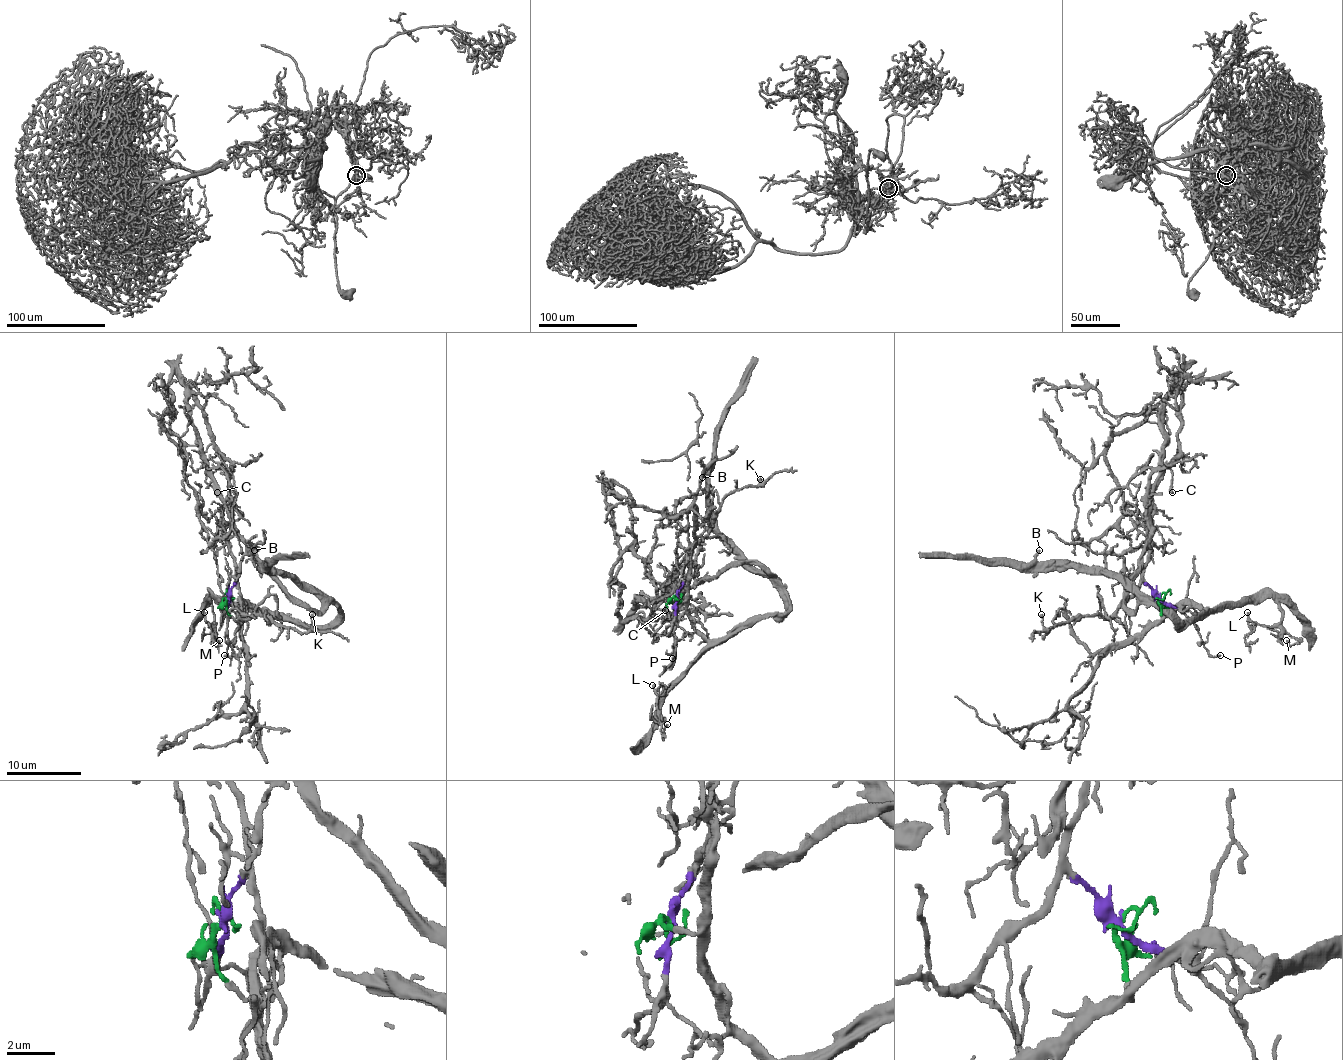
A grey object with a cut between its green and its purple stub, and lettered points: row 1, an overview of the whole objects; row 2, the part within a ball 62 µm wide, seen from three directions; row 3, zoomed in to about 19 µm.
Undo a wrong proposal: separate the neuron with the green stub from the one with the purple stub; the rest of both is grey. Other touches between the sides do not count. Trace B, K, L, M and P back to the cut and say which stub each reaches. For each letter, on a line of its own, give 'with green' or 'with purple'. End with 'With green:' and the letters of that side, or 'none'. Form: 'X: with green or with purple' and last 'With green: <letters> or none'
B: with green
K: with purple
L: with green
M: with green
P: with green
With green: B, L, M, P

